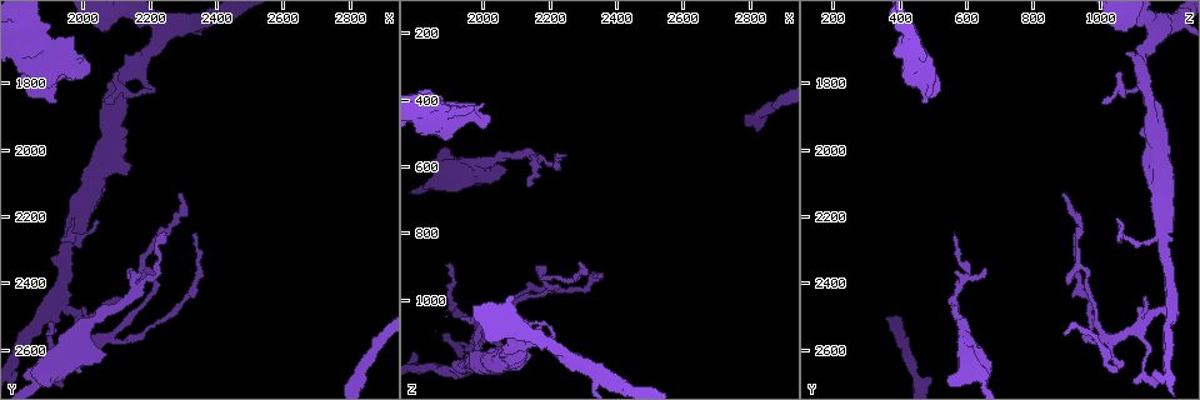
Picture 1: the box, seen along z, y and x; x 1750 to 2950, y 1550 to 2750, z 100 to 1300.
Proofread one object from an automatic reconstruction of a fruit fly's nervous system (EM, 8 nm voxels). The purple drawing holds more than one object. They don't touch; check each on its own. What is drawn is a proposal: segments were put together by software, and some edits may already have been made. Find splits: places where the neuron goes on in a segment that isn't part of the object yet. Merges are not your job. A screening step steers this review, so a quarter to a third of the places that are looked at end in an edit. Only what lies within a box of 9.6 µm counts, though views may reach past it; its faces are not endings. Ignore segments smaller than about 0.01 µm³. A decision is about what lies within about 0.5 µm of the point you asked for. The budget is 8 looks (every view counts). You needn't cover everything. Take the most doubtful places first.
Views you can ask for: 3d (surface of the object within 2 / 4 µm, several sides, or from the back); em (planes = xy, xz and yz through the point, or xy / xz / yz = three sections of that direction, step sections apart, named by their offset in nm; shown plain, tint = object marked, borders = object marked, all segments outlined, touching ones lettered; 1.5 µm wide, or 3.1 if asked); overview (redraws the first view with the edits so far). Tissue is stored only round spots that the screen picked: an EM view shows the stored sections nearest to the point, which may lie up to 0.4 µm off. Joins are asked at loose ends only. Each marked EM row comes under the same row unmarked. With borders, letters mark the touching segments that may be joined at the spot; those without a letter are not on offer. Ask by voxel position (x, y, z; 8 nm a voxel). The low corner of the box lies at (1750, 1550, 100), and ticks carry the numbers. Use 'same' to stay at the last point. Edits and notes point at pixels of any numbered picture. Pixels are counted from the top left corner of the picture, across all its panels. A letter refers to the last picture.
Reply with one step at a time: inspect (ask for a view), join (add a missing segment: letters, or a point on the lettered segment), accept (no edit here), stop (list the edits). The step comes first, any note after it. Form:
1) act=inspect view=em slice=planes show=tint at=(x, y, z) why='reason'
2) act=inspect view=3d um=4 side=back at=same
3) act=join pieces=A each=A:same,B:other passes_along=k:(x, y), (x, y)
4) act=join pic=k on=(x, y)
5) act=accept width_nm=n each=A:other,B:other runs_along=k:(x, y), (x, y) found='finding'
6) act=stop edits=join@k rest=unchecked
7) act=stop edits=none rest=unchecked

act=inspect view=3d um=2 at=(1920, 1860, 470)

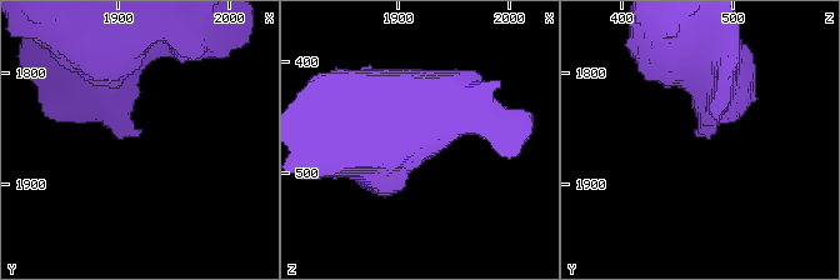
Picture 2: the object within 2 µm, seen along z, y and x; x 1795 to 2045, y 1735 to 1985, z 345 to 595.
act=inspect view=em slice=xz step=8 show=tint at=(1922, 1854, 472) why='now the EM'

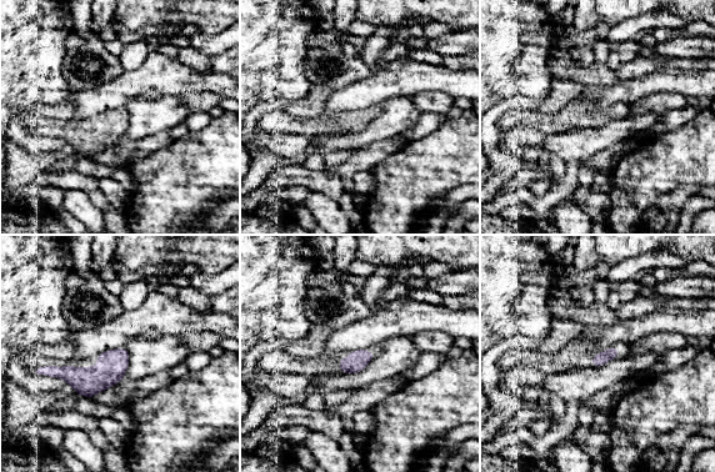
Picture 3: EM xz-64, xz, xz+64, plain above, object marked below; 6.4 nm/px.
act=inspect view=em slice=planes show=borders at=same why='another direction'

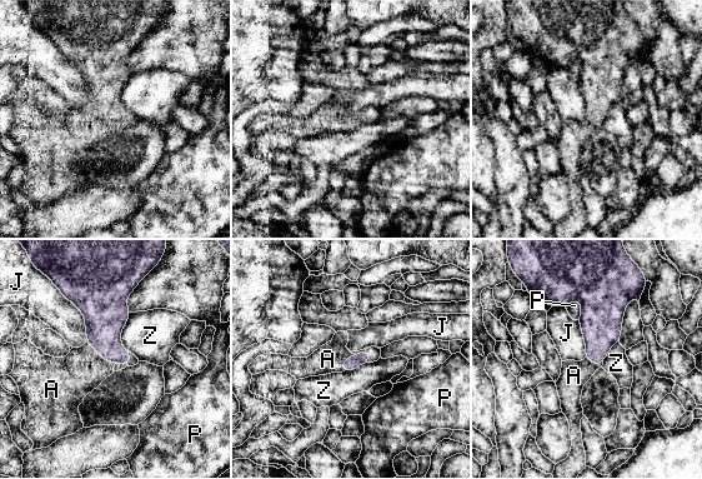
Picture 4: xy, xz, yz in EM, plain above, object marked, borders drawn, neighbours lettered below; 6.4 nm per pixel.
act=join pieces=A longest_contact=P:280nm each=A:same,J:other,P:other,Z:other found='the neuron continues'

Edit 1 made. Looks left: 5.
act=inspect view=em slice=xy step=4 show=borders at=(2340, 2250, 930) why='end of a long branch'

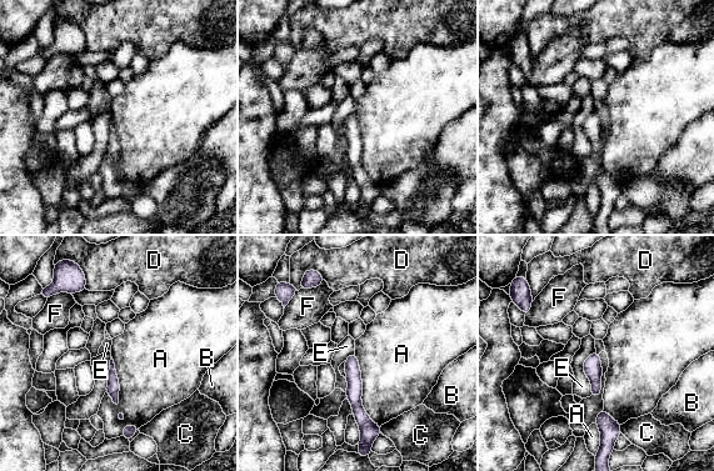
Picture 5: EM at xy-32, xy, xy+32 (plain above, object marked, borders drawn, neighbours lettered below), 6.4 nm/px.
act=accept each=A:other,B:other,C:other,D:other,E:other,F:other border=5:(595, 350), (583, 362), (589, 396) found='no lettered segment goes on from it'

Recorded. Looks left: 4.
act=inspect view=3d um=2 at=(2010, 2480, 1130) why='thin end'

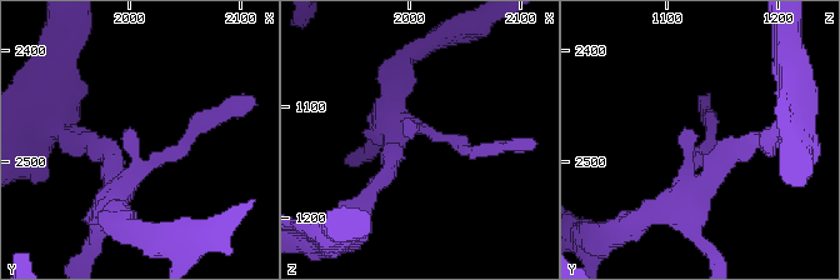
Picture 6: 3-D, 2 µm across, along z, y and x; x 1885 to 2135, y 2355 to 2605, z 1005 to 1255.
act=inspect view=em slice=planes show=borders at=(2004, 2472, 1124)

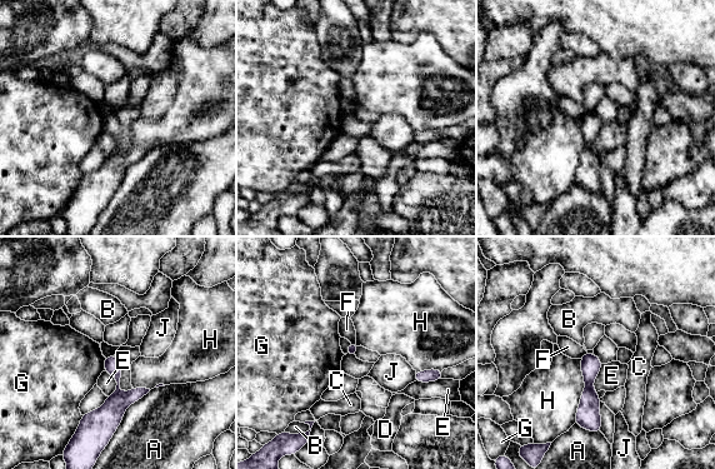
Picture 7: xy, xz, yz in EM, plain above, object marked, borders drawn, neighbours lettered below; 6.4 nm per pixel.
act=accept longest_contact=A:440nm each=A:other,B:other,C:other,D:other,E:other,F:other,G:other,H:other,J:other border=7:(350, 343), (344, 353) found='no lettered segment goes on from it'

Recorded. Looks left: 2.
act=stop edits=join@4 rest=unchecked

